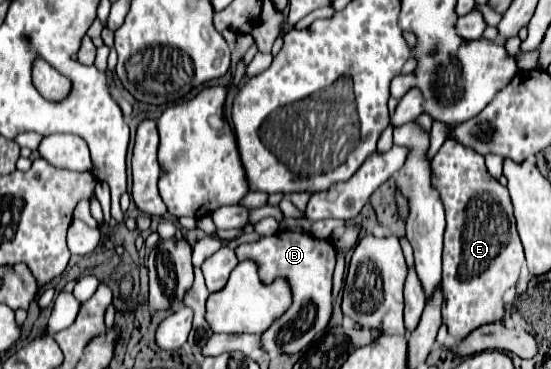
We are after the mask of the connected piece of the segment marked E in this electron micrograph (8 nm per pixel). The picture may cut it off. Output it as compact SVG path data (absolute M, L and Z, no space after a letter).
M447 139L439 153L431 161L431 185L439 191L439 197L445 207L447 229L445 229L445 247L443 247L443 325L455 343L461 343L471 331L481 325L499 323L505 317L505 299L503 295L509 289L517 287L521 267L525 261L523 243L517 233L517 223L513 215L513 203L507 187L503 187L495 177L489 175L485 159L473 153L469 147Z

